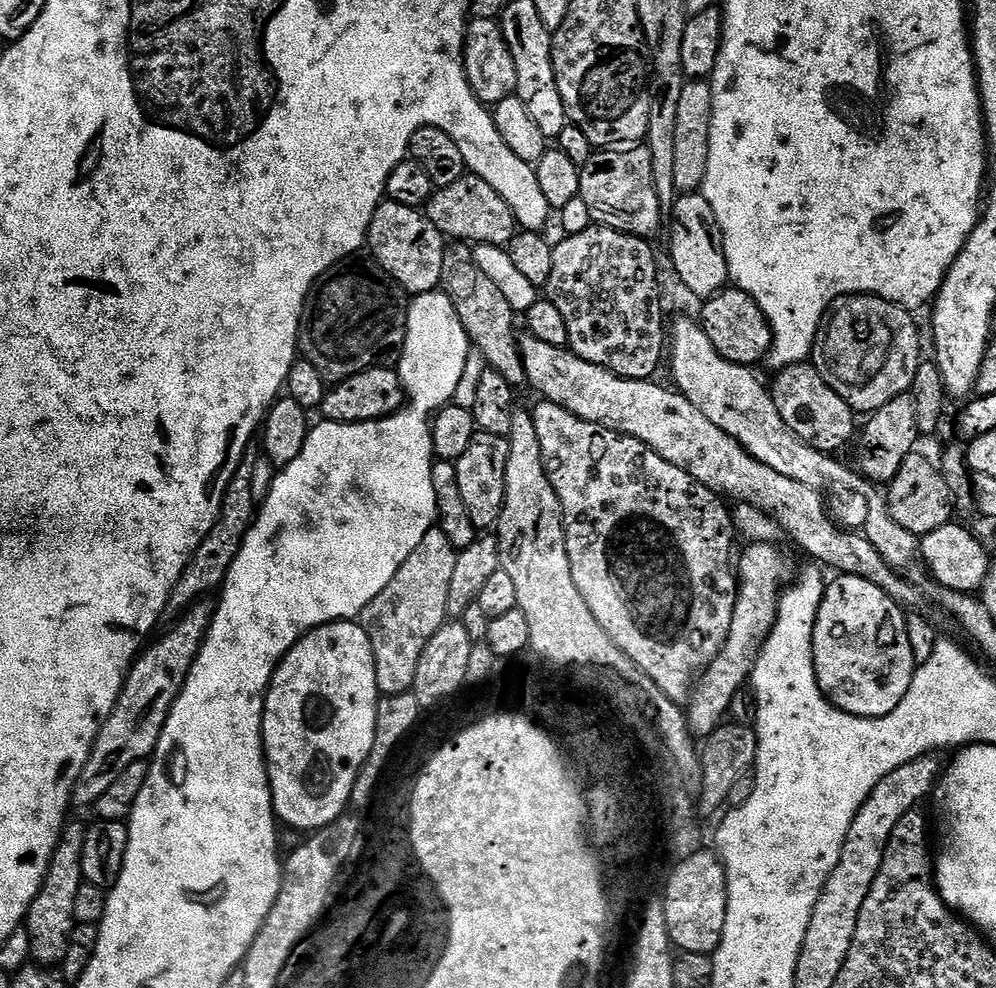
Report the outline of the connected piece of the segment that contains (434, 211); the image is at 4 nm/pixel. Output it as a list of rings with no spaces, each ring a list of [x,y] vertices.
[[[465,174],[458,182],[450,182],[450,186],[436,188],[428,199],[426,214],[434,226],[449,241],[463,242],[469,246],[477,244],[498,244],[506,246],[516,236],[518,225],[510,206],[506,206],[506,198],[490,186],[482,178]]]

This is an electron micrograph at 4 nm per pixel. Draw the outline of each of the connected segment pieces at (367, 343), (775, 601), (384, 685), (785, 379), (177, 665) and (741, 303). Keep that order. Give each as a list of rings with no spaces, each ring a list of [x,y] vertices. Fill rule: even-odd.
[[[371,258],[340,260],[312,283],[300,315],[298,352],[329,385],[367,368],[392,366],[404,353],[409,293]]]
[[[752,542],[748,549],[738,556],[738,587],[734,622],[730,622],[728,641],[722,646],[718,658],[710,662],[704,675],[700,677],[690,697],[688,724],[697,737],[707,738],[720,727],[728,716],[728,707],[739,688],[745,687],[756,665],[756,655],[764,645],[778,614],[781,591],[788,587],[788,556],[772,542]]]
[[[434,526],[426,538],[414,546],[414,554],[398,566],[398,574],[386,582],[386,590],[382,590],[382,594],[378,594],[378,598],[369,602],[360,613],[358,622],[370,638],[376,685],[383,695],[412,691],[426,642],[430,642],[449,619],[446,597],[450,595],[450,577],[457,551],[440,527]]]
[[[811,363],[781,368],[775,376],[776,381],[770,384],[774,406],[778,406],[782,422],[786,422],[786,426],[790,426],[790,430],[794,430],[794,434],[798,434],[802,442],[829,454],[839,453],[839,448],[846,447],[851,440],[853,443],[858,432],[857,413],[853,412],[852,407],[841,396],[834,394],[830,386],[826,386],[822,374],[818,374]]]
[[[208,602],[193,604],[161,640],[153,639],[132,661],[132,669],[124,680],[118,702],[96,735],[96,746],[82,774],[76,779],[72,791],[75,807],[91,809],[96,800],[102,798],[102,793],[117,780],[118,774],[130,766],[130,762],[148,760],[155,753],[170,710],[180,697],[180,687],[184,685],[188,671],[196,665],[196,655],[208,634],[214,608],[211,603],[204,603]]]
[[[725,286],[715,296],[707,297],[703,304],[704,309],[698,315],[698,323],[704,329],[706,338],[714,342],[714,350],[718,350],[722,358],[735,364],[756,366],[759,360],[761,363],[767,357],[772,345],[772,331],[758,302],[754,302],[750,294],[735,286]]]

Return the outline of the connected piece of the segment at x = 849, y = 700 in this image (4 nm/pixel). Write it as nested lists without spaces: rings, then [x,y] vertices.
[[[837,575],[835,579],[836,581],[834,581],[833,584],[831,581],[831,583],[825,587],[824,597],[818,606],[818,618],[814,626],[812,657],[814,658],[814,670],[818,678],[818,686],[822,690],[824,697],[836,708],[842,709],[842,711],[851,716],[865,716],[873,720],[876,716],[890,714],[896,709],[898,702],[902,702],[902,698],[906,698],[906,690],[910,690],[912,676],[915,674],[918,667],[914,654],[910,650],[910,638],[906,638],[906,612],[900,605],[895,604],[889,596],[882,594],[882,590],[878,590],[878,586],[874,586],[871,582],[866,582],[866,578]]]

